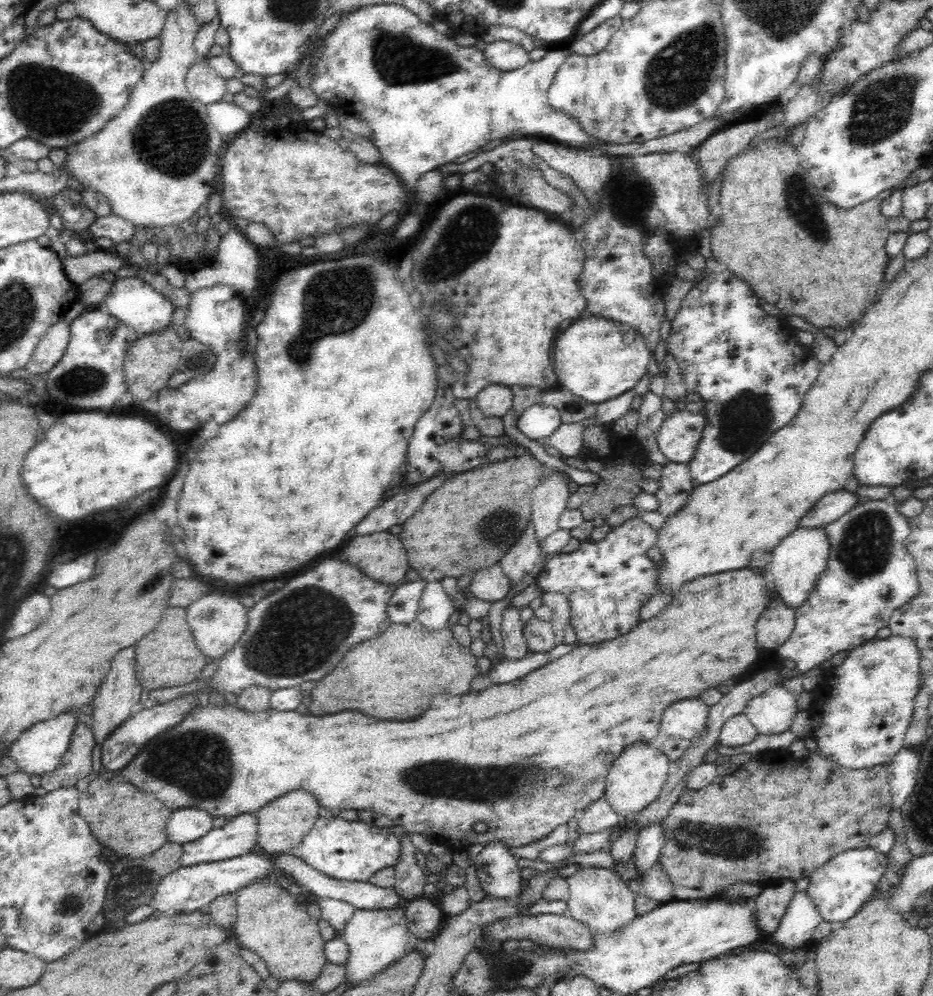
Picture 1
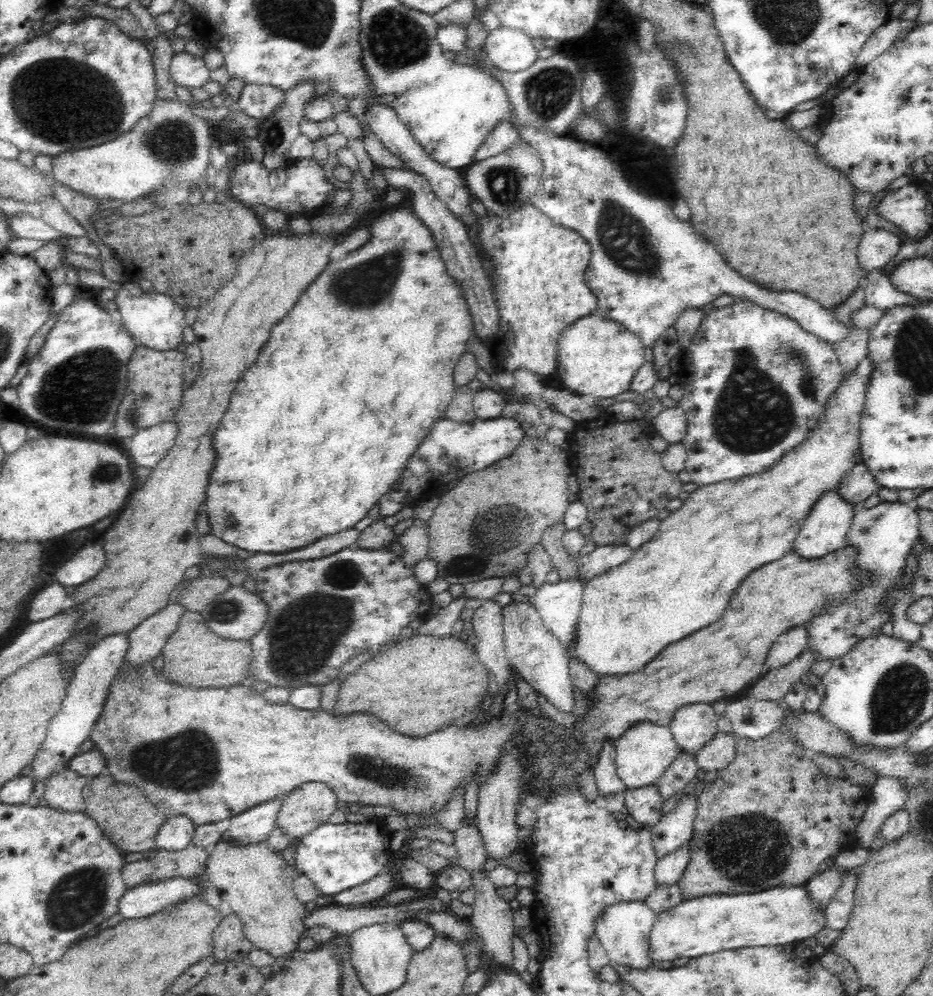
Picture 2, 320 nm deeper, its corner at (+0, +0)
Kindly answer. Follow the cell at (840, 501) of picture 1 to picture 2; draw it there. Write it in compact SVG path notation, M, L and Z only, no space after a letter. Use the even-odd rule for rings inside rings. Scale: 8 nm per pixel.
M866 463L855 464L841 478L841 483L838 486L838 493L848 503L854 504L855 507L860 507L864 500L872 494L876 493L880 486L876 482L872 471L868 469Z

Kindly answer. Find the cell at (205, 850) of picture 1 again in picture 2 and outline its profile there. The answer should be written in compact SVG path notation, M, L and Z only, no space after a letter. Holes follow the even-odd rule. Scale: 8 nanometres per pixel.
M286 795L267 800L232 816L230 826L222 837L242 845L264 842L276 827L278 812L284 798Z

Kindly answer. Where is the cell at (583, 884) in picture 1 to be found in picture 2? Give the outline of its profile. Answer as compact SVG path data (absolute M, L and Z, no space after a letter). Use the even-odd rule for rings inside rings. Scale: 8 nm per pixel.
M618 902L606 906L598 918L595 936L598 937L611 962L632 970L652 967L650 933L656 923L655 913L645 902Z

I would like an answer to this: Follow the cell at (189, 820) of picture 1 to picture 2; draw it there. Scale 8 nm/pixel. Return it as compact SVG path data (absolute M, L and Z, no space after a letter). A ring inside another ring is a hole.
M186 816L167 817L155 836L157 850L184 850L192 842L194 829L195 824Z

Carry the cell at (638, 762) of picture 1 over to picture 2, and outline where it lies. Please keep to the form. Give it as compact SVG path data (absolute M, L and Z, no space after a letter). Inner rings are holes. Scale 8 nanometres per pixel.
M638 722L636 726L628 728L616 740L615 747L614 763L616 763L617 773L628 790L636 790L636 788L657 784L671 762L682 752L674 740L670 726L657 726L652 722Z

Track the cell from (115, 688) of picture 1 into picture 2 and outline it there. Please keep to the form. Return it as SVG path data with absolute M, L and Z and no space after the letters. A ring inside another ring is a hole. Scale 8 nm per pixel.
M174 599L156 614L150 615L128 633L128 652L124 664L142 666L161 654L169 636L178 628L178 620L186 607Z

